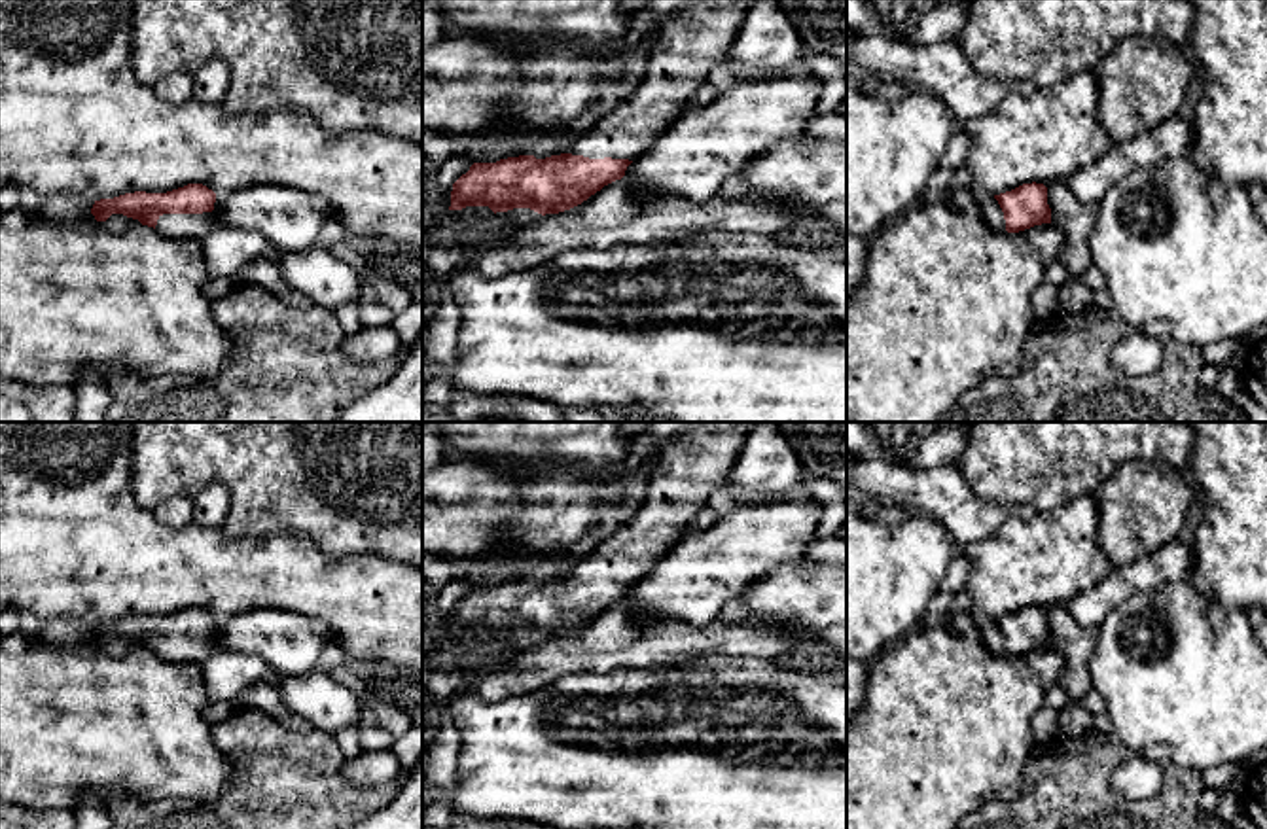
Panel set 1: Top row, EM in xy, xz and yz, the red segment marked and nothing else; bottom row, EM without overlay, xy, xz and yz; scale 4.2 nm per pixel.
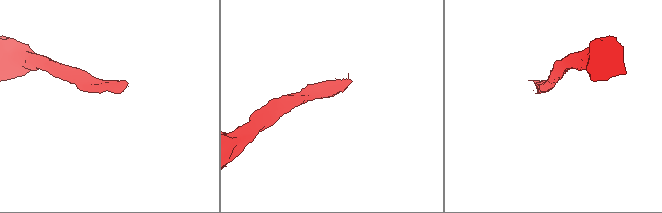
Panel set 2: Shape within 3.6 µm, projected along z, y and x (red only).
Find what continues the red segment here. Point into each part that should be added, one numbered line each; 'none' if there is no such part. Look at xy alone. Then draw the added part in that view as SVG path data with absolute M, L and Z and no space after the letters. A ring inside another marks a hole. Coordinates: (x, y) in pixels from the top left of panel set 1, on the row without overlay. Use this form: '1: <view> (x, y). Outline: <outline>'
1: xy (178, 650). Outline: M214 634L203 638L163 638L155 649L161 659L191 664L203 664L218 651L222 651L222 644Z

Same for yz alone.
1: yz (989, 633). Outline: M973 609L966 625L975 628L985 647L994 655L1006 655L1004 636L998 625L981 609Z

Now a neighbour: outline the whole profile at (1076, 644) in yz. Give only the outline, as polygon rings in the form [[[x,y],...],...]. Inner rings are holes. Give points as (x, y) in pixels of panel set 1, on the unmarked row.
[[[1051,606],[1045,611],[1051,647],[1062,655],[1059,685],[1070,702],[1080,702],[1093,689],[1091,657],[1097,645],[1097,628],[1080,626],[1066,606]]]

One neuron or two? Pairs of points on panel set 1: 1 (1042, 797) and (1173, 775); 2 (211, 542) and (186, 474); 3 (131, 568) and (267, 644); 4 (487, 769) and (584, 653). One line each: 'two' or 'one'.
1: one
2: two
3: two
4: two

